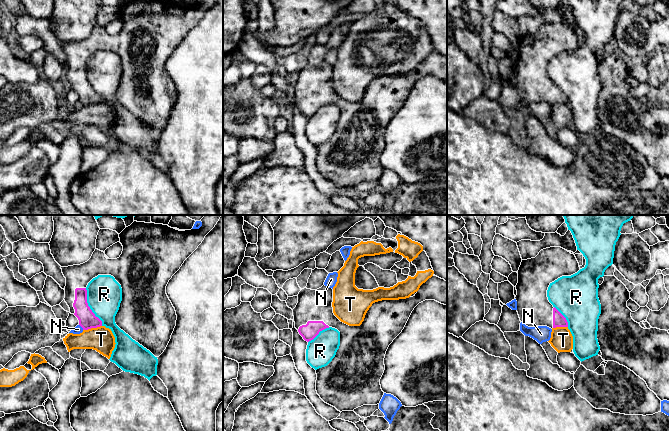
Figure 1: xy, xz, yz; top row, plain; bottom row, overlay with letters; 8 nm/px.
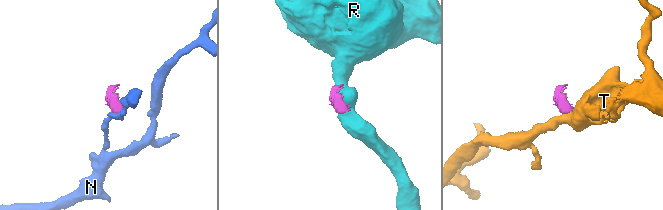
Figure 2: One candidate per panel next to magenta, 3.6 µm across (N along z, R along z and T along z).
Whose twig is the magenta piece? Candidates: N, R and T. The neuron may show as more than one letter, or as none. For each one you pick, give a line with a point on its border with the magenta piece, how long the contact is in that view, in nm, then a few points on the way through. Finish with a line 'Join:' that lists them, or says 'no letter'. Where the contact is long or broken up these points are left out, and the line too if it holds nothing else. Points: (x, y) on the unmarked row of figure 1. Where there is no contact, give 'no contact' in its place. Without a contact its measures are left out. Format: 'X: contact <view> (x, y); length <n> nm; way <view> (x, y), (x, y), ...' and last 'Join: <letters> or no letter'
Join: no letter

